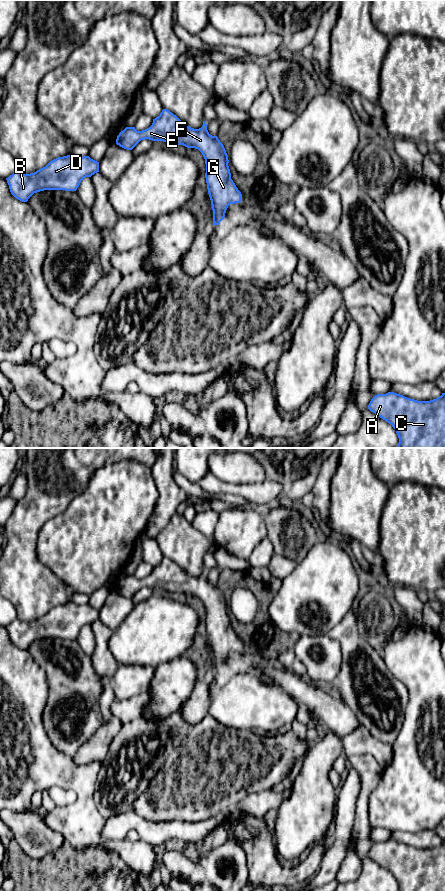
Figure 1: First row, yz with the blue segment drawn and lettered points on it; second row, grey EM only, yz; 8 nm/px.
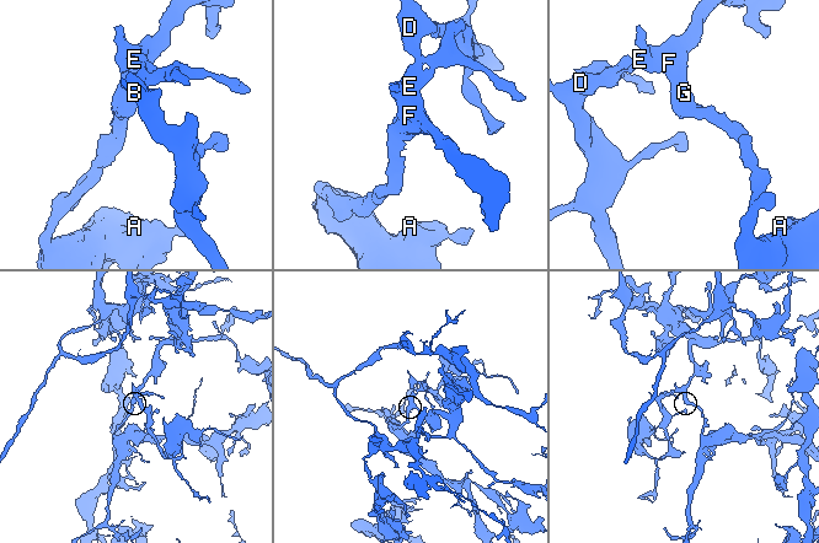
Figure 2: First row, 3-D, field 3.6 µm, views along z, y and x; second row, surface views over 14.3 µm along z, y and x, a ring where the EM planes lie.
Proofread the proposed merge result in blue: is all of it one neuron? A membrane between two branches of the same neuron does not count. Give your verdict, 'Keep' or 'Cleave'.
Keep

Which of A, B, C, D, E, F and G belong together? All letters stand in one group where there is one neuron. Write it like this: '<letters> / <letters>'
A B C D E F G

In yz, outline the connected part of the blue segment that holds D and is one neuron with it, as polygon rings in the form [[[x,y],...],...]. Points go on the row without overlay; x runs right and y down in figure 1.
[[[73,602],[58,605],[34,621],[15,619],[6,626],[11,642],[22,650],[44,638],[76,639],[81,629],[99,620],[99,610]]]

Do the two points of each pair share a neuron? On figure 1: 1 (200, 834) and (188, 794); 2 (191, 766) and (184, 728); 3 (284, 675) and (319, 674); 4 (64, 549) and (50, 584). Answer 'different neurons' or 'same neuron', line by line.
1: different neurons
2: different neurons
3: different neurons
4: different neurons

